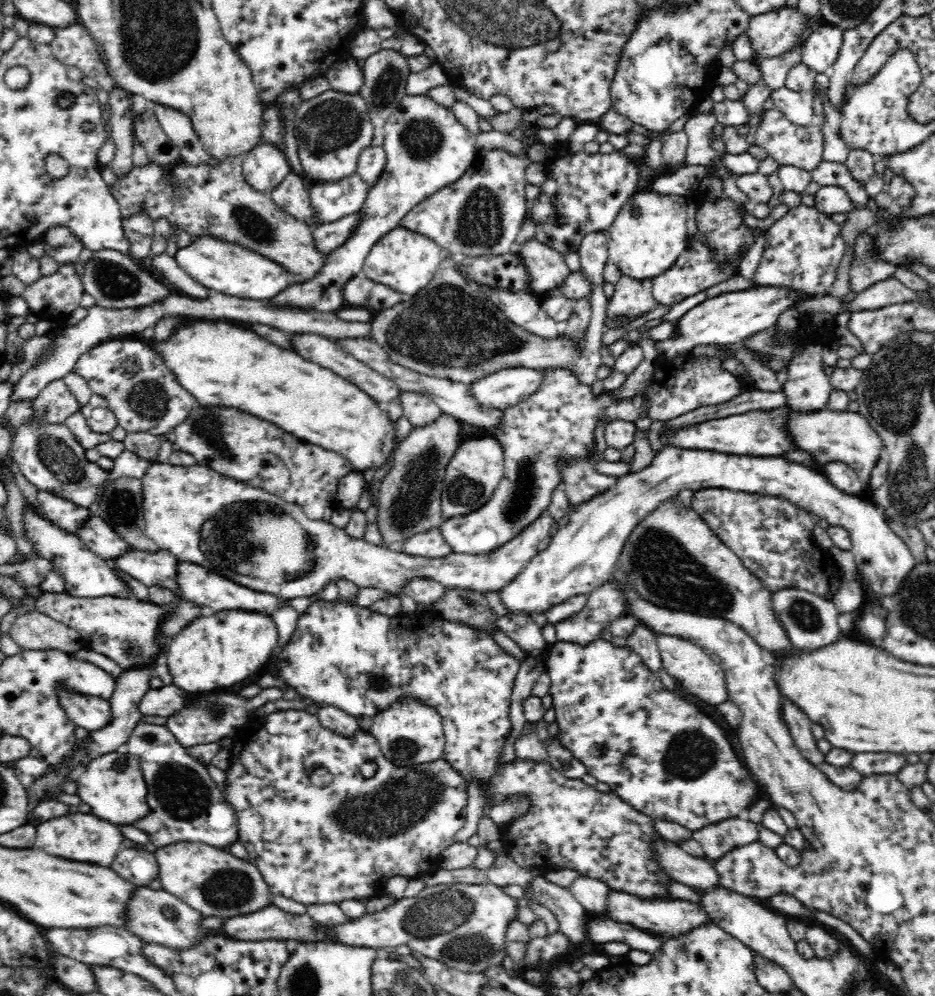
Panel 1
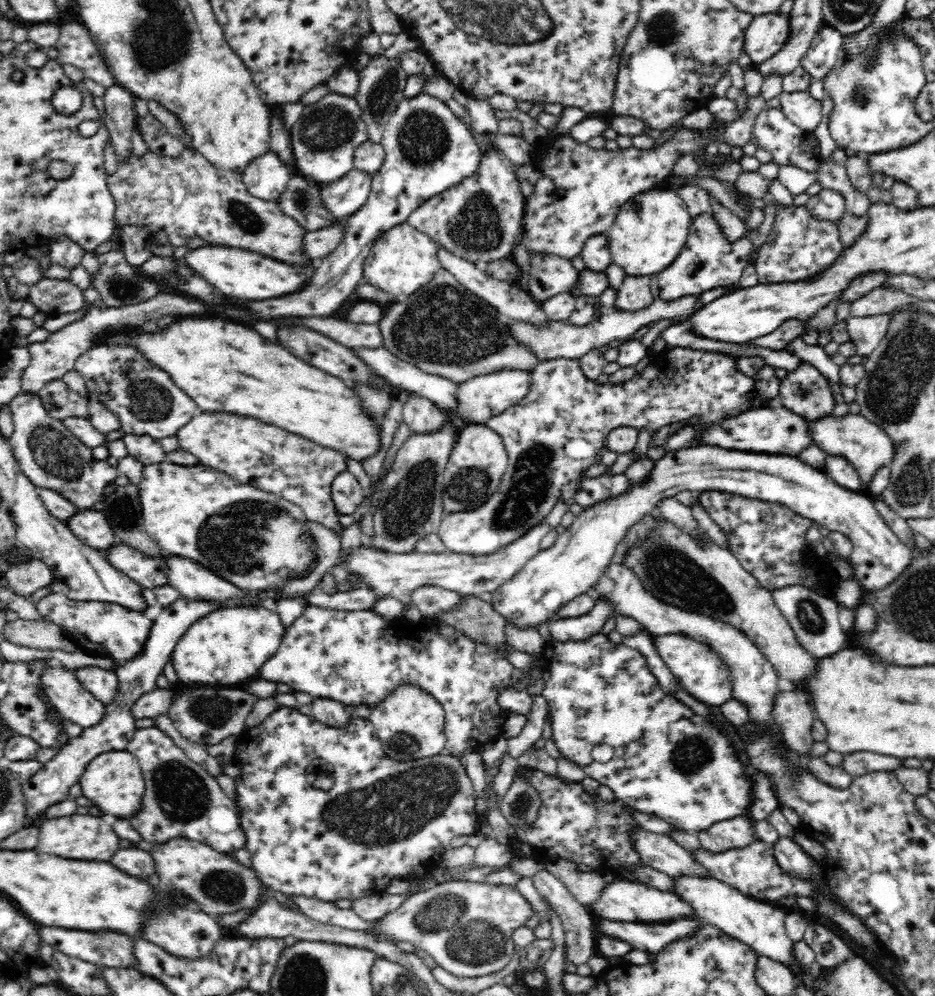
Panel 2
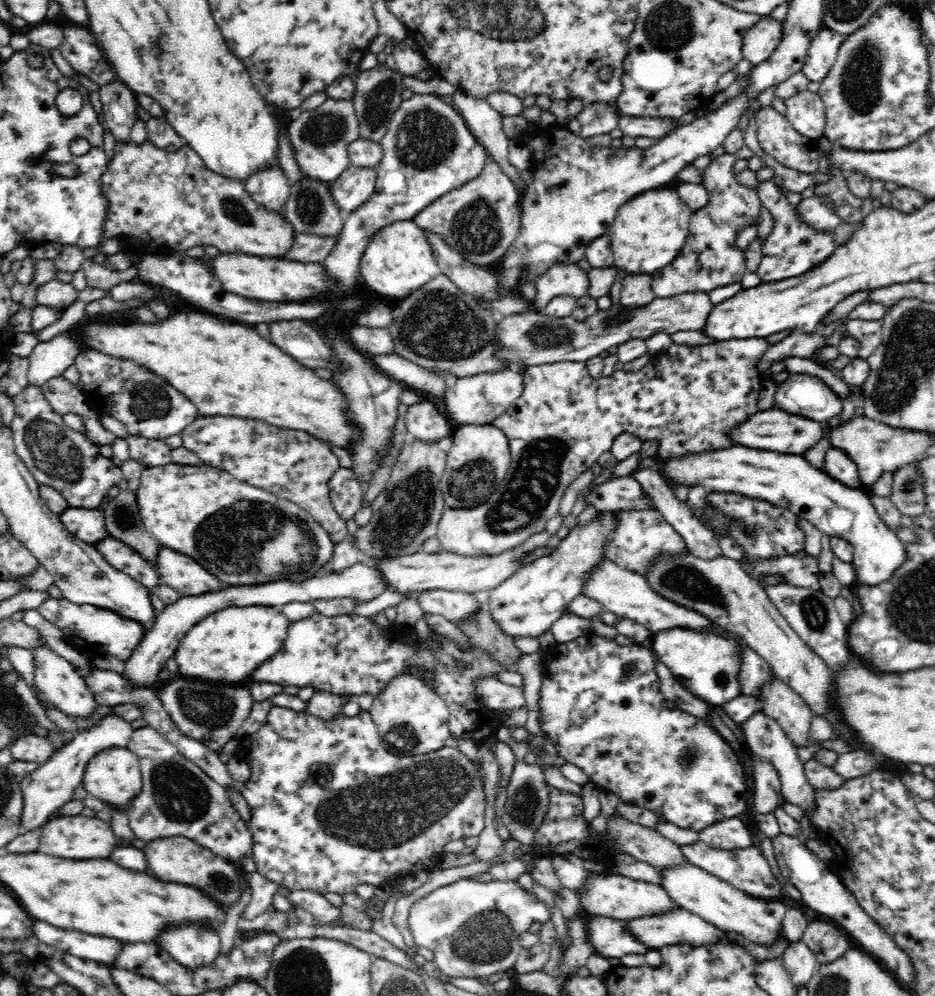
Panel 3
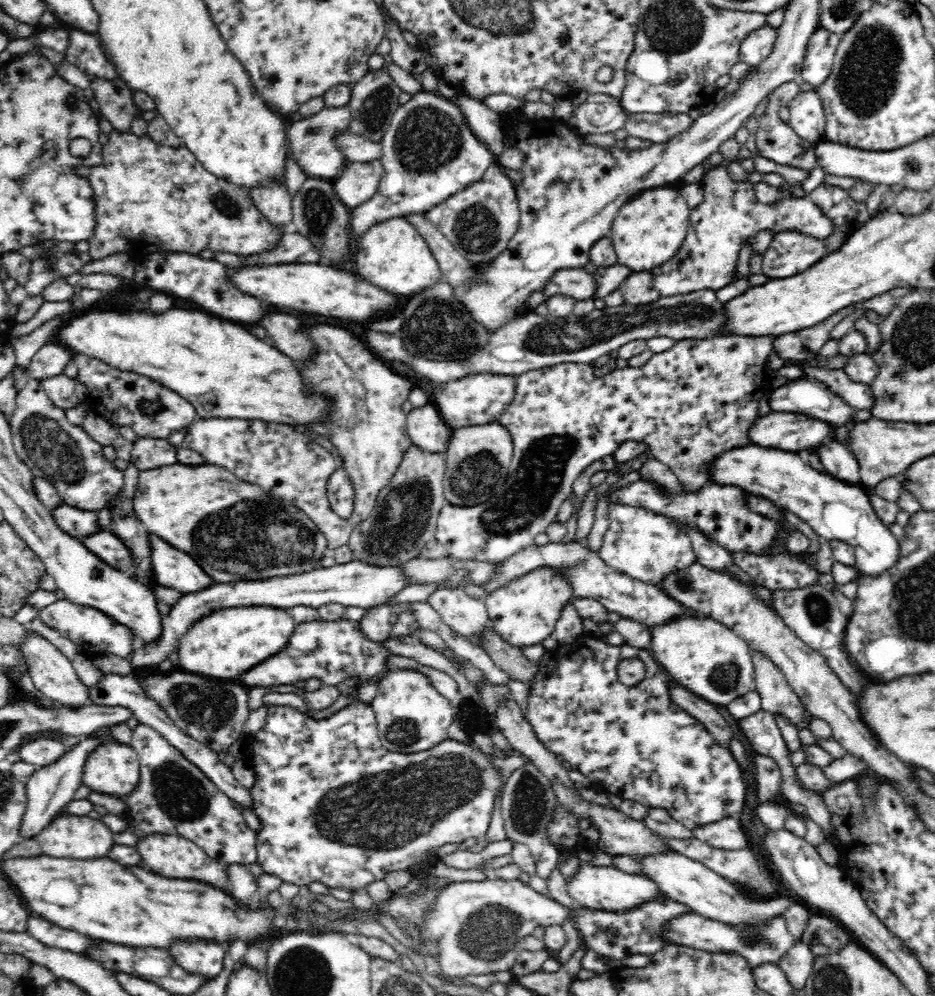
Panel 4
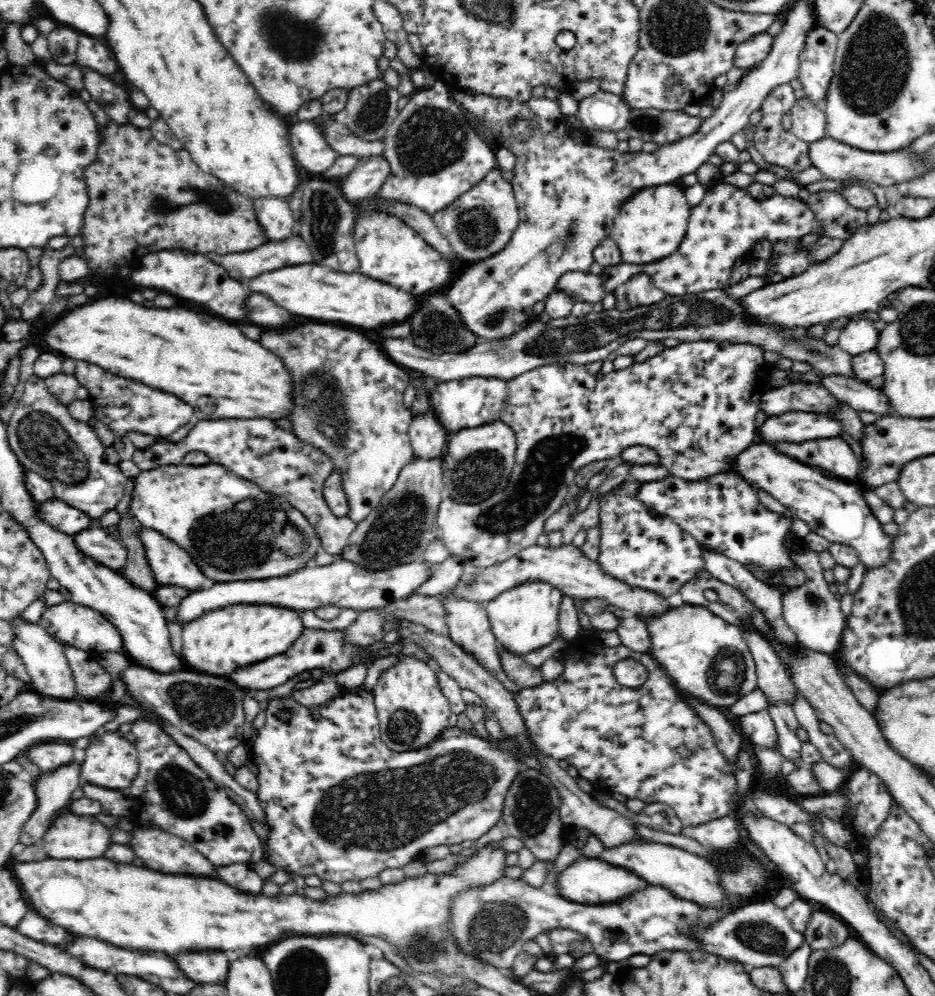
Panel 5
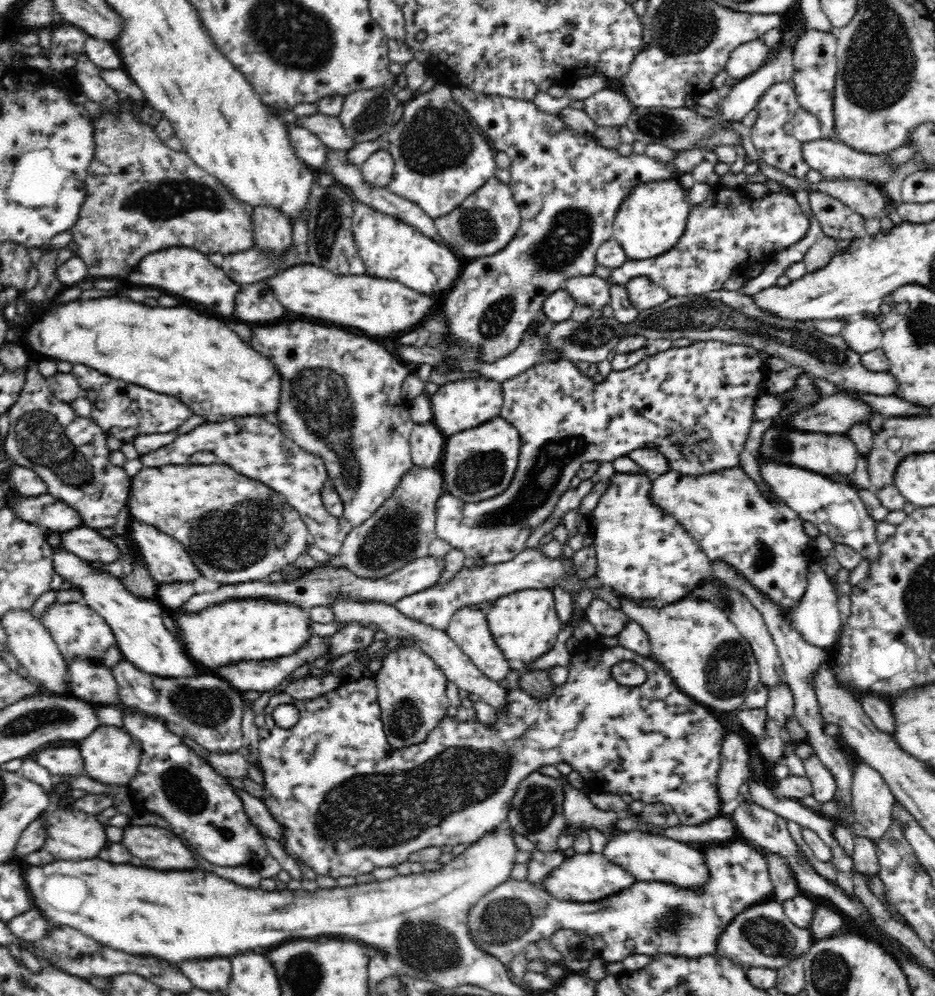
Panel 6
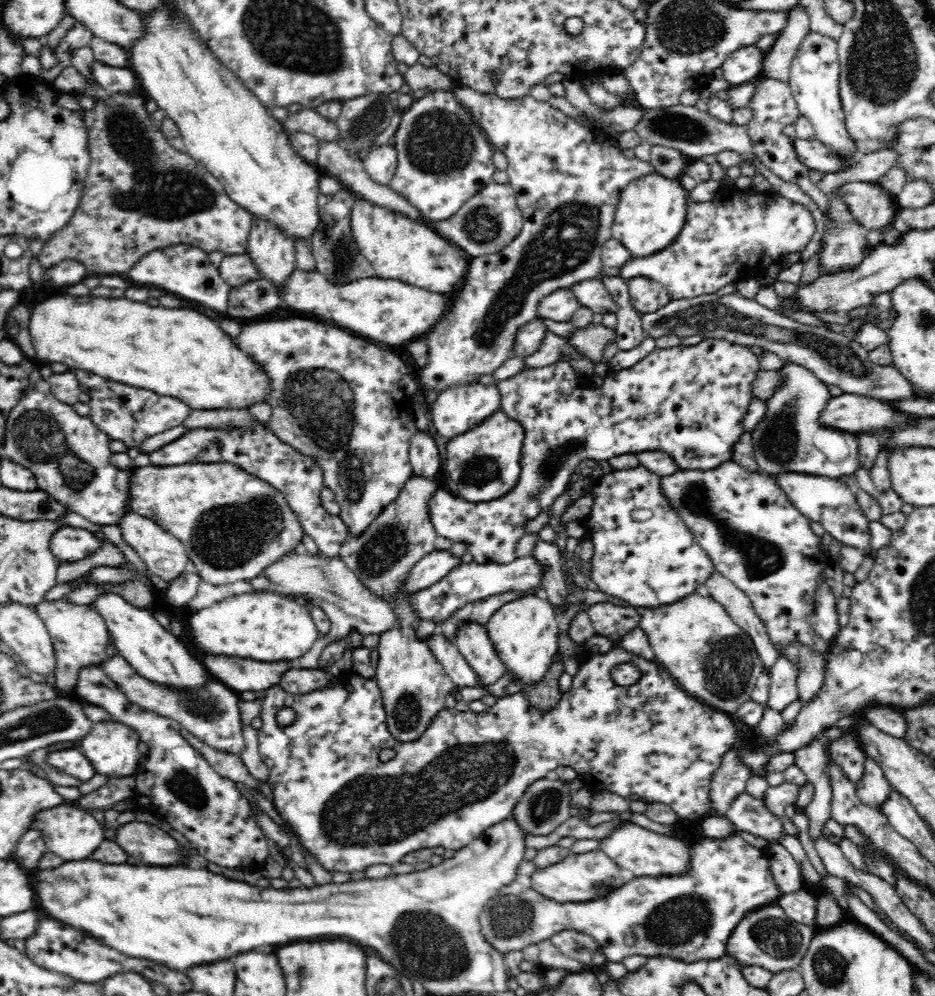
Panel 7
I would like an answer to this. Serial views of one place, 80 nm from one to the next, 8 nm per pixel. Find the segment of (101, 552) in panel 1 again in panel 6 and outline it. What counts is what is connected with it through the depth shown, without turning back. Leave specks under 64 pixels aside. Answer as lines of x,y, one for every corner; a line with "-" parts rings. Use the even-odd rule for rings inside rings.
6,491
2,501
4,501
4,507
10,508
20,519
39,524
44,528
51,528
56,532
80,527
82,521
78,511
48,492
36,496
22,496
18,493
9,494

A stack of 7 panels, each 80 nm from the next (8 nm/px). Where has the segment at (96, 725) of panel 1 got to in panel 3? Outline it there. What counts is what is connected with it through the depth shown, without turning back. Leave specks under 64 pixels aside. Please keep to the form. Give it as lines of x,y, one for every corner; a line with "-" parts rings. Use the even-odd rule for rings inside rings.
45,643
28,648
34,657
34,683
46,700
50,701
58,710
62,710
70,717
88,717
98,706
94,696
86,685
83,676
77,673
77,669
66,658
54,653

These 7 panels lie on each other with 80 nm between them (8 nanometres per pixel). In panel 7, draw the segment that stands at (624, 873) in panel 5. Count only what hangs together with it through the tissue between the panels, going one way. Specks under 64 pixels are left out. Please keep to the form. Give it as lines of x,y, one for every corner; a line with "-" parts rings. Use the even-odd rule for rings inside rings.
599,848
582,854
571,853
556,864
537,868
530,875
530,887
540,895
556,902
586,902
596,899
596,896
600,894
600,888
610,880
617,880
617,884
622,884
620,867

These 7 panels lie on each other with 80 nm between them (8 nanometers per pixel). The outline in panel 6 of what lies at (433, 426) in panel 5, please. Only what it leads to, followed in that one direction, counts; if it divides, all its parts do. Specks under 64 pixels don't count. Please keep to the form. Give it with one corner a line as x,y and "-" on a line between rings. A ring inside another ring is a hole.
433,422
415,424
409,440
412,464
427,469
439,467
446,441

